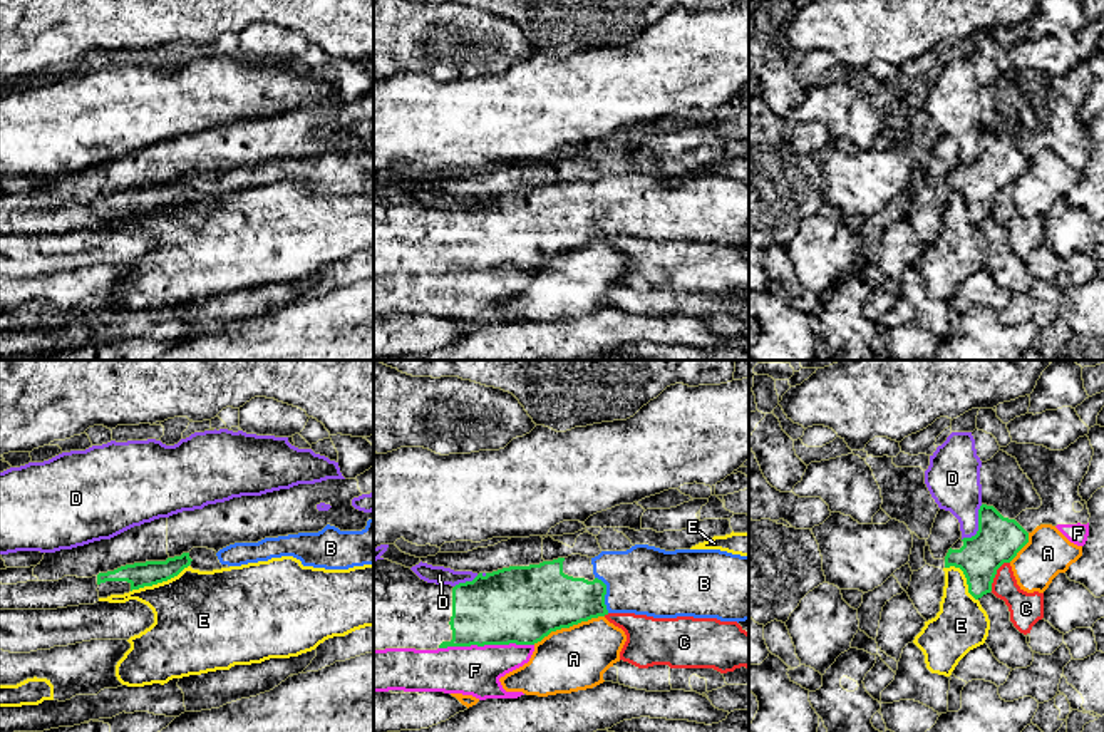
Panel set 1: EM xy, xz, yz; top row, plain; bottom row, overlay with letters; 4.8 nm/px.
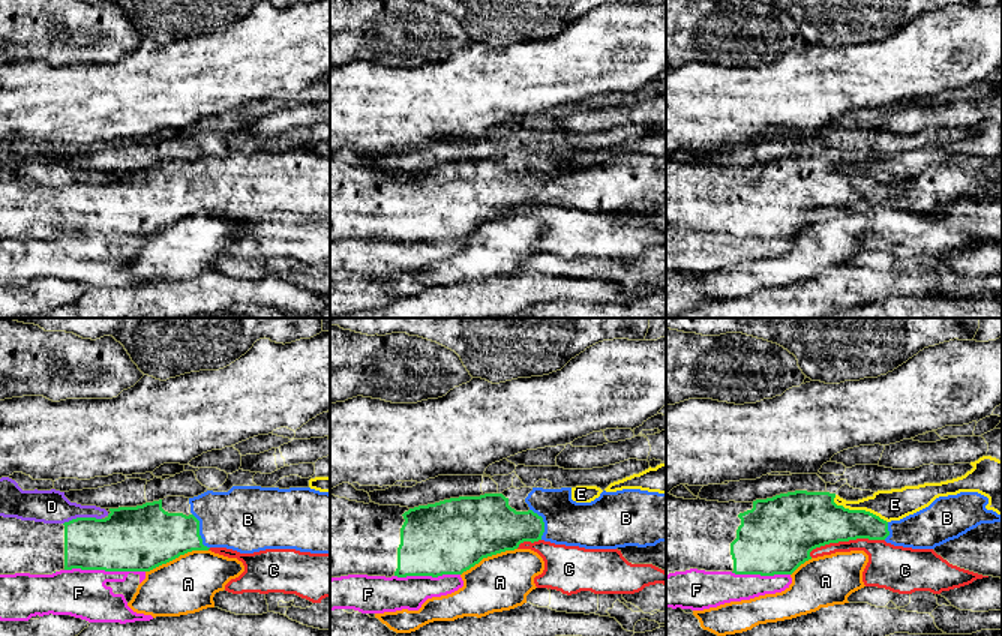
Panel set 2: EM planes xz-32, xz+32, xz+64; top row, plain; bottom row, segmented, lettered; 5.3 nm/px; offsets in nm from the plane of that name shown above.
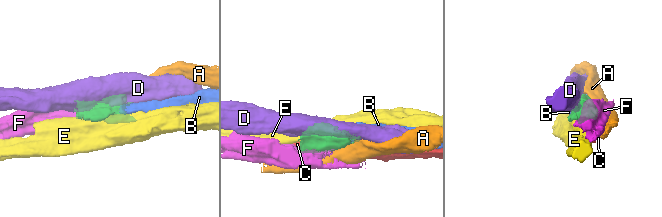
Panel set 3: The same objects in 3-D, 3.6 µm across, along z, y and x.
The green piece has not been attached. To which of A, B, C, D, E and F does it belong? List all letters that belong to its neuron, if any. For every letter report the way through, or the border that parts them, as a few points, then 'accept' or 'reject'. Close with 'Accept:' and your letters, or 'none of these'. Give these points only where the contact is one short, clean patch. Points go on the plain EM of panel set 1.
A: reject
B: runs through xz (555, 225), (590, 225), (605, 218), (625, 206), (644, 205); accept
C: reject
D: reject
E: reject
F: reject
Accept: B

